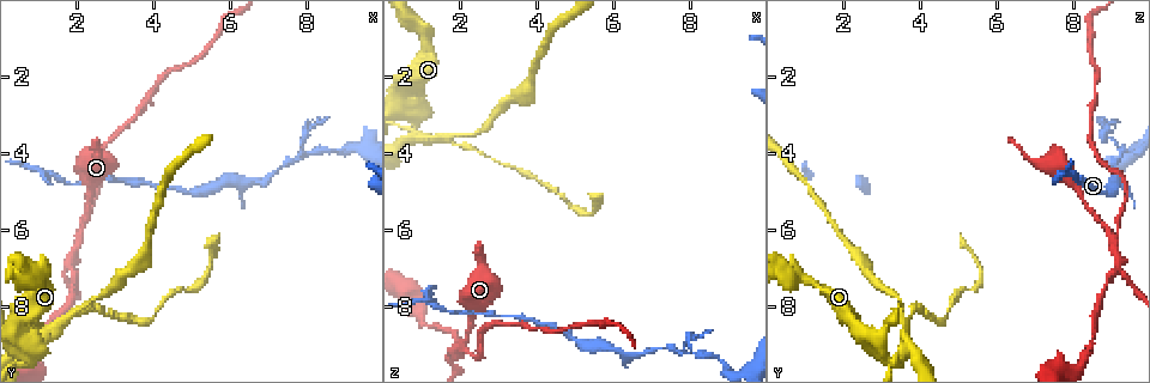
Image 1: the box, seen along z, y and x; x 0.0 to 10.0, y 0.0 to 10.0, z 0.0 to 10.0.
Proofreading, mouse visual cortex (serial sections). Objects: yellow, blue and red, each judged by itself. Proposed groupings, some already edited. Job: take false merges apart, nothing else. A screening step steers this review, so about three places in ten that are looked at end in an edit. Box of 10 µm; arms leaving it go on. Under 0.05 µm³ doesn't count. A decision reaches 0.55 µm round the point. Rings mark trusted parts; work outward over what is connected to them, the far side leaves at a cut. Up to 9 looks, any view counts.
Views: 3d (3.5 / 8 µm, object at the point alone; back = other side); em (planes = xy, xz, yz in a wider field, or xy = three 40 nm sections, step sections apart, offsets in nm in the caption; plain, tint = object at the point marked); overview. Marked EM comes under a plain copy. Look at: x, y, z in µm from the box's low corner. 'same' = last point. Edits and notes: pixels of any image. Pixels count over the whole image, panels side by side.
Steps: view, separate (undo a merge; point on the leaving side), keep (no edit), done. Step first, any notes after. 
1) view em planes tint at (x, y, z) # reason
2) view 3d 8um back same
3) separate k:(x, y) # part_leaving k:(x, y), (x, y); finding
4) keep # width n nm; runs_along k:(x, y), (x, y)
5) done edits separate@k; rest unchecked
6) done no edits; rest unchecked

view 3d 3.5um at (1.05, 7.10, 0.75) # sudden change in width

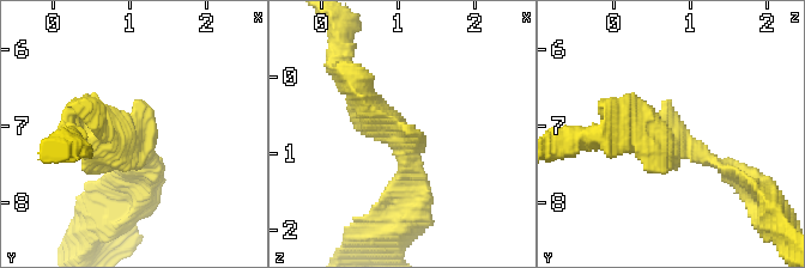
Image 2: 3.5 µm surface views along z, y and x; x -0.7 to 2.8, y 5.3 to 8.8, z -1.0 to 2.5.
view em planes tint at (1.05, 7.15, 0.75) # arms 3; arm_widths 200, 250, 300 nm

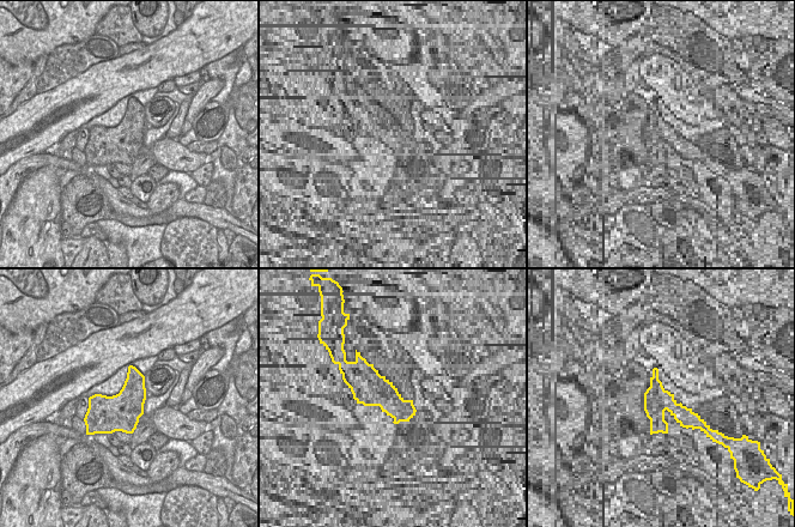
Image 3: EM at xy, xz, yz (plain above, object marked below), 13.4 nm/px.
keep # width 500 nm; runs_along 2:(731, 172), (621, 110); continuous, no second cell

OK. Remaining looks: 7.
view 3d 3.5um at (1.20, 9.00, 3.70) # three arms meet

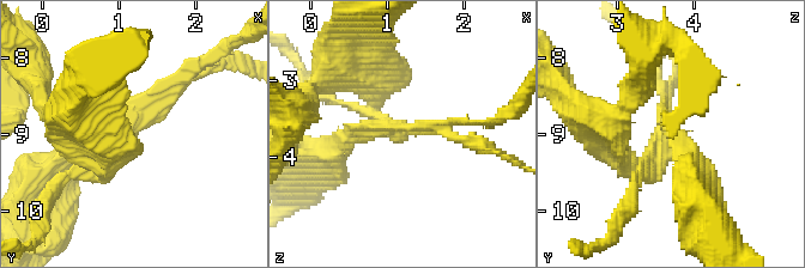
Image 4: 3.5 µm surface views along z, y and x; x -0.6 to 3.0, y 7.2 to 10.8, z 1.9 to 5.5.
view em xy step 2 tint same

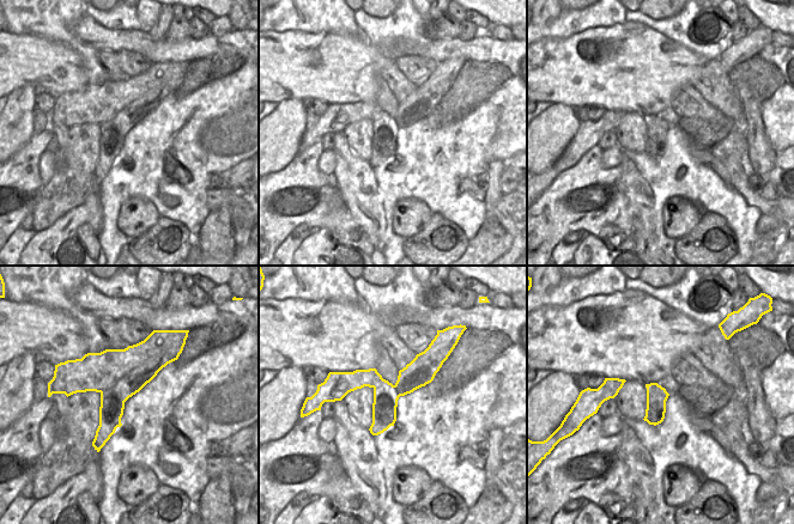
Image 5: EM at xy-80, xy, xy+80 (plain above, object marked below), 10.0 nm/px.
view em planes tint same

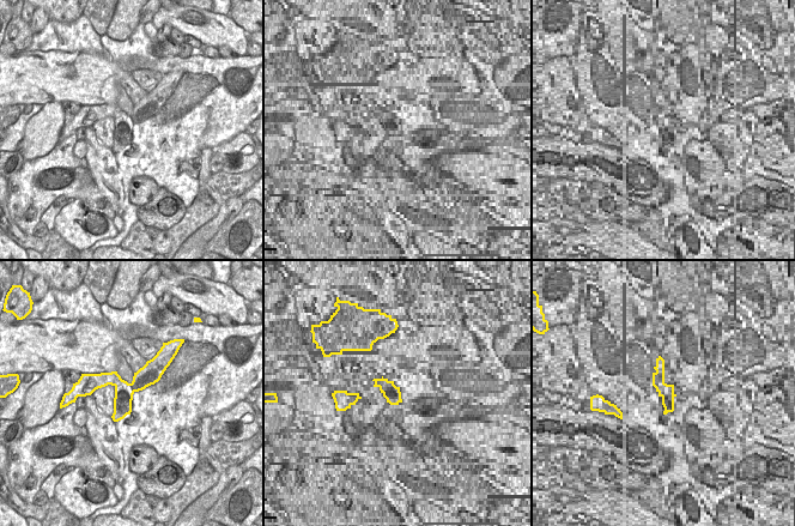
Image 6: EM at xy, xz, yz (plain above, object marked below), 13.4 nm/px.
separate 4:(340, 142) # part_leaving 4:(418, 131), (507, 115); a second cell is stuck on

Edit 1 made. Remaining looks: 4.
view overview

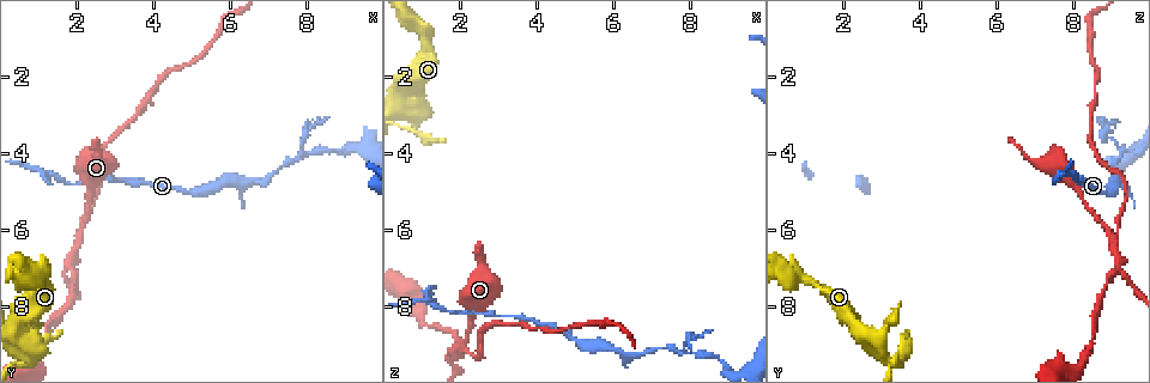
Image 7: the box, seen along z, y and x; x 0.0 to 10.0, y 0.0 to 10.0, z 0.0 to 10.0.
view 3d 3.5um at (2.20, 6.10, 9.00) # arms part here

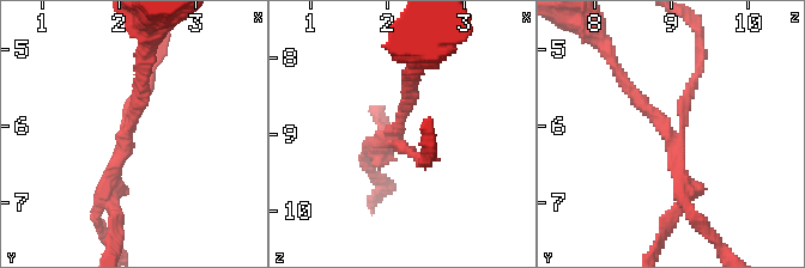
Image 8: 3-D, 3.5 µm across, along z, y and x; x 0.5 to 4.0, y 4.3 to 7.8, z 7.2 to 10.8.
view em xy step 2 tint at (2.15, 6.10, 9.05)

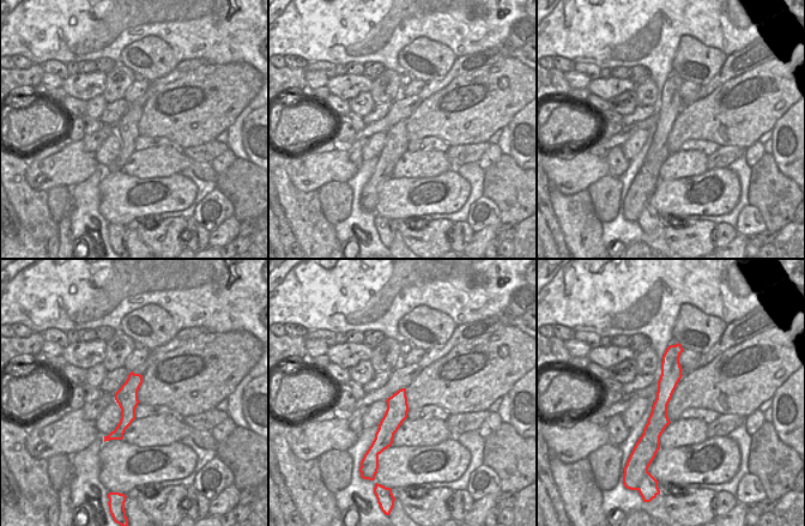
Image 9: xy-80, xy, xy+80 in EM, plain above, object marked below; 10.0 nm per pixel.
separate 8:(659, 244) # width 220 nm; two cells meet here

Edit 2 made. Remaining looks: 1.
done edits separate@4, separate@8; rest unchecked

